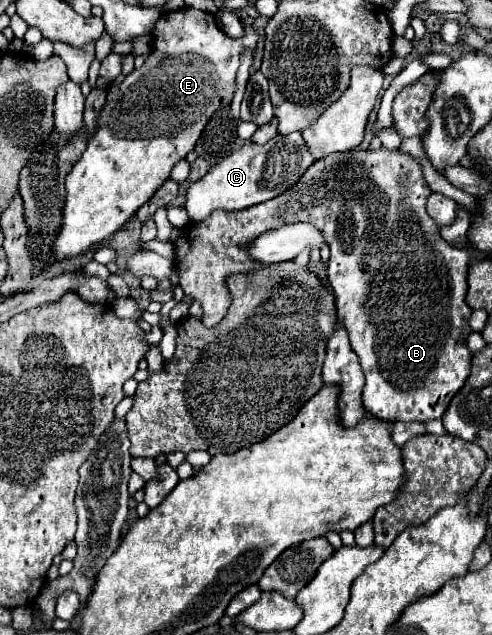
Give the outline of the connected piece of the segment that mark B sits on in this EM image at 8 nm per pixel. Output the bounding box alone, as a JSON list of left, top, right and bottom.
[175,147,471,421]

